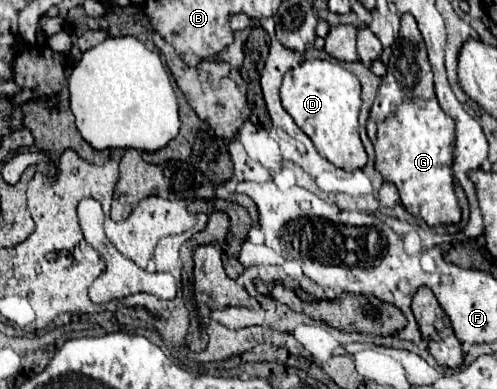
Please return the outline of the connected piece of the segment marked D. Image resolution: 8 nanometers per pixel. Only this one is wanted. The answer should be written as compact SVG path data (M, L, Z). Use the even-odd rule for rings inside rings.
M307 60L307 62L299 64L297 68L293 68L291 72L287 72L283 76L281 102L283 102L283 108L293 116L295 124L311 138L317 152L323 158L327 158L333 166L353 172L353 170L363 168L367 164L367 152L361 144L359 122L357 122L359 108L361 108L361 84L351 72L345 70L343 64L329 60Z

